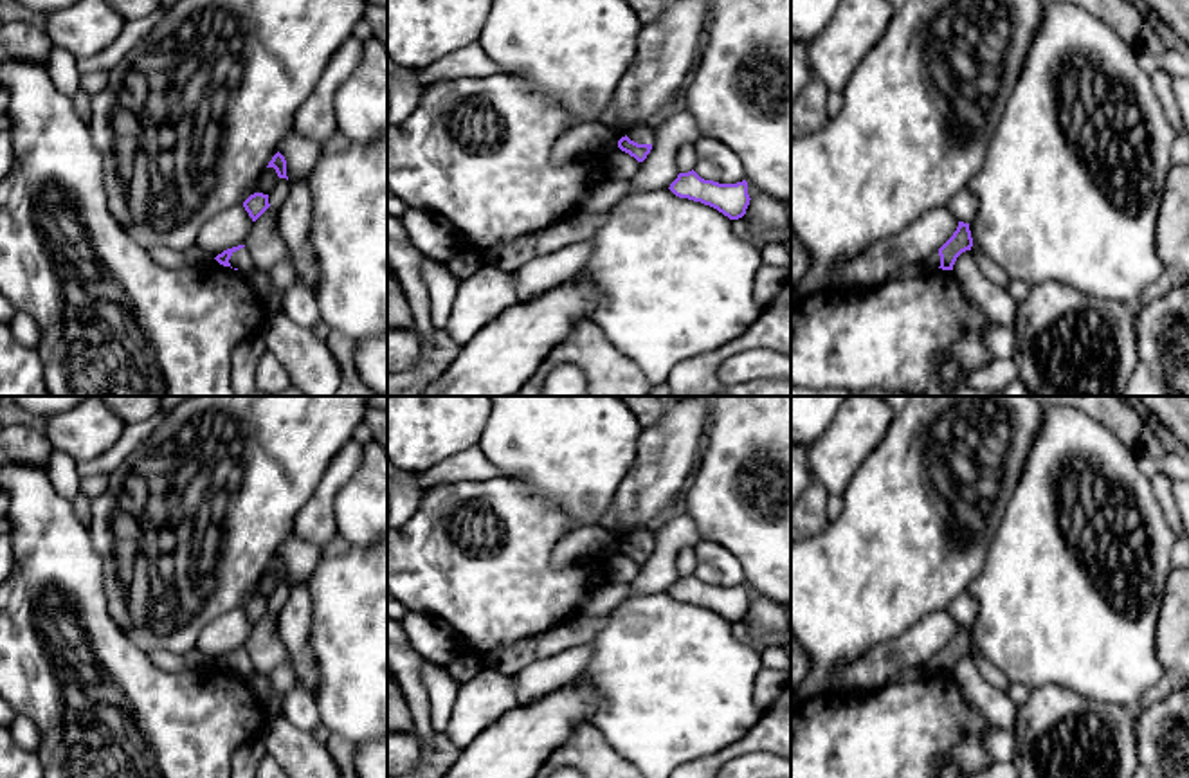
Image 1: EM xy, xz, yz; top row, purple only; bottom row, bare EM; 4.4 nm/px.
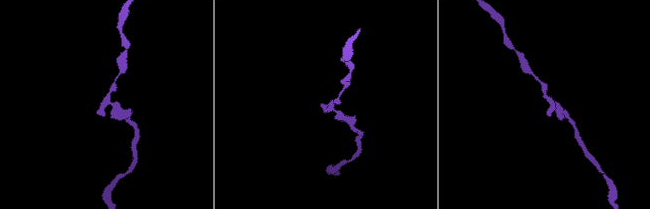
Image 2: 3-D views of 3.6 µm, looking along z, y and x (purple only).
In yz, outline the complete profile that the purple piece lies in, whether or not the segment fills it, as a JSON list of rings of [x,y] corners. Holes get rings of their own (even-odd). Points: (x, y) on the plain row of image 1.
[[[958,625],[958,630],[953,636],[953,639],[926,663],[922,672],[924,674],[935,674],[935,672],[953,674],[957,661],[962,656],[971,654],[971,650],[973,650],[973,641],[971,641],[969,627]]]

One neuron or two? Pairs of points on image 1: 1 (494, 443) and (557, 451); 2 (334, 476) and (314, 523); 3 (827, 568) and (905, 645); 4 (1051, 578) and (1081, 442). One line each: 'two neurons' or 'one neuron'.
1: one neuron
2: one neuron
3: two neurons
4: one neuron

